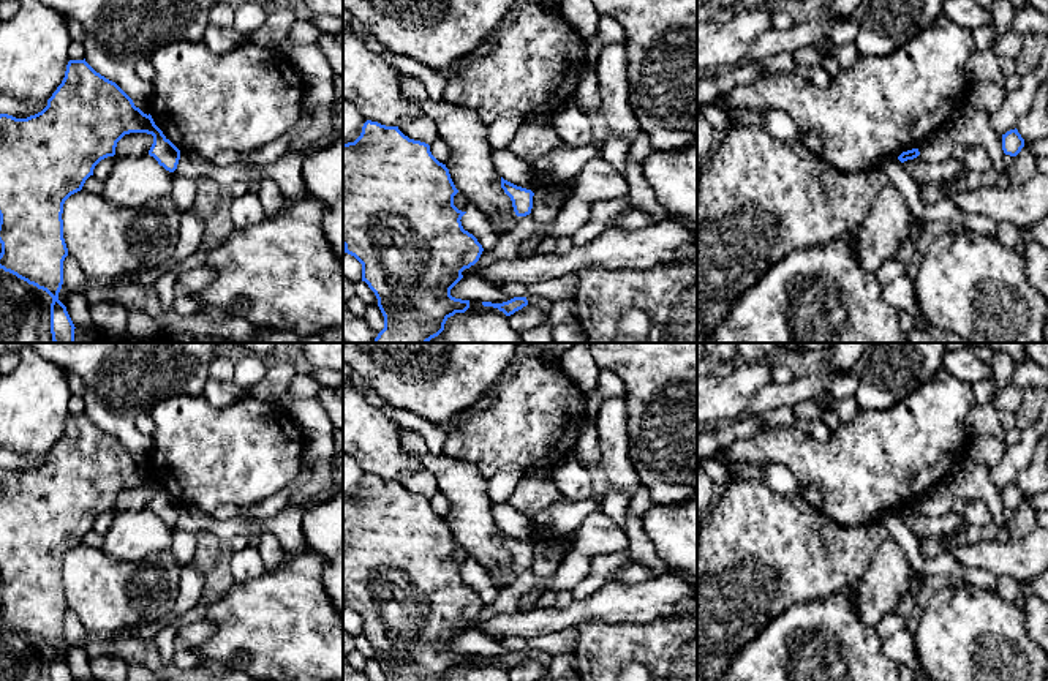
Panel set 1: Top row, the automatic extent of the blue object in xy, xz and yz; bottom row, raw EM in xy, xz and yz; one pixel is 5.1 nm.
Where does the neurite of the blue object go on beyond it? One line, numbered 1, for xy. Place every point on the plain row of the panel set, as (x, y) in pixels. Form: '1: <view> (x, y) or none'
1: none

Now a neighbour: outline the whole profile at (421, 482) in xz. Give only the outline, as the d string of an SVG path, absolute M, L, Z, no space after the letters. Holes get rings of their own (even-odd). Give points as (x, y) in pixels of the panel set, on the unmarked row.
M427 469L405 471L398 477L398 483L409 493L425 496L432 499L439 493L436 479Z

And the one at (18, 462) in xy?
M0 449L0 468L8 468L16 472L27 472L41 466L47 455L16 453L13 450Z

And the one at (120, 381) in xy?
M0 343L0 356L22 346L76 373L84 382L85 416L142 463L153 442L136 428L136 417L171 395L202 397L220 344Z

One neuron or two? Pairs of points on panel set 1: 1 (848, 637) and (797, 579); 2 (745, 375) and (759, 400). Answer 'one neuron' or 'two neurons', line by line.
1: two neurons
2: two neurons

